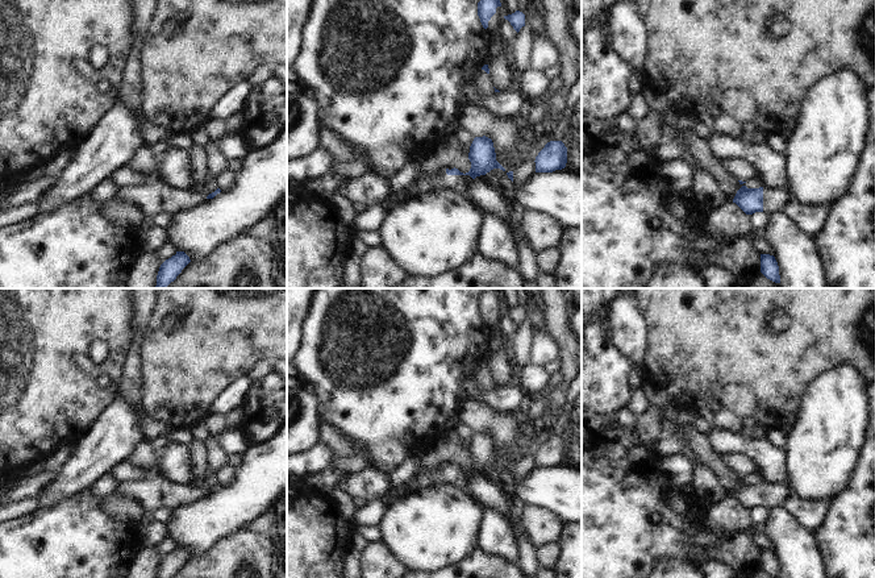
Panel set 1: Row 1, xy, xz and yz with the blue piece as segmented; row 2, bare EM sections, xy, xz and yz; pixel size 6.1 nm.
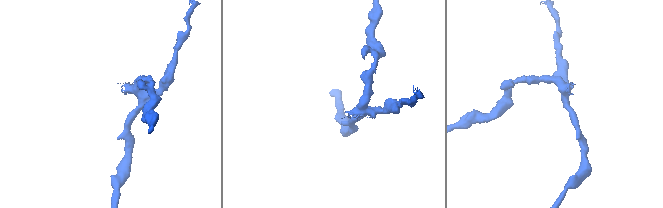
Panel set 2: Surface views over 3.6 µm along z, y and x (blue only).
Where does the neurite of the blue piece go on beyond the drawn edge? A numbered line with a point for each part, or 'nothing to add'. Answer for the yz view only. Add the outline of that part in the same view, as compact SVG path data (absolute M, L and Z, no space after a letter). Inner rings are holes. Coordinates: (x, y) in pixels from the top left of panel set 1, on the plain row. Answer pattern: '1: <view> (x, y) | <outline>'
1: yz (774, 495) | M763 482L763 507L771 510L784 506L788 490L788 486Z

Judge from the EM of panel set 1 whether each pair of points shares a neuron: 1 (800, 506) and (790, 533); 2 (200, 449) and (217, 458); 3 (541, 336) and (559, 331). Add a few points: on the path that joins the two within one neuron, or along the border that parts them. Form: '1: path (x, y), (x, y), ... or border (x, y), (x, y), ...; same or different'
1: border (783, 506), (800, 524), (813, 532); different
2: border (201, 443), (205, 448), (205, 464), (208, 466); different
3: border (542, 325), (550, 336), (558, 356); different

